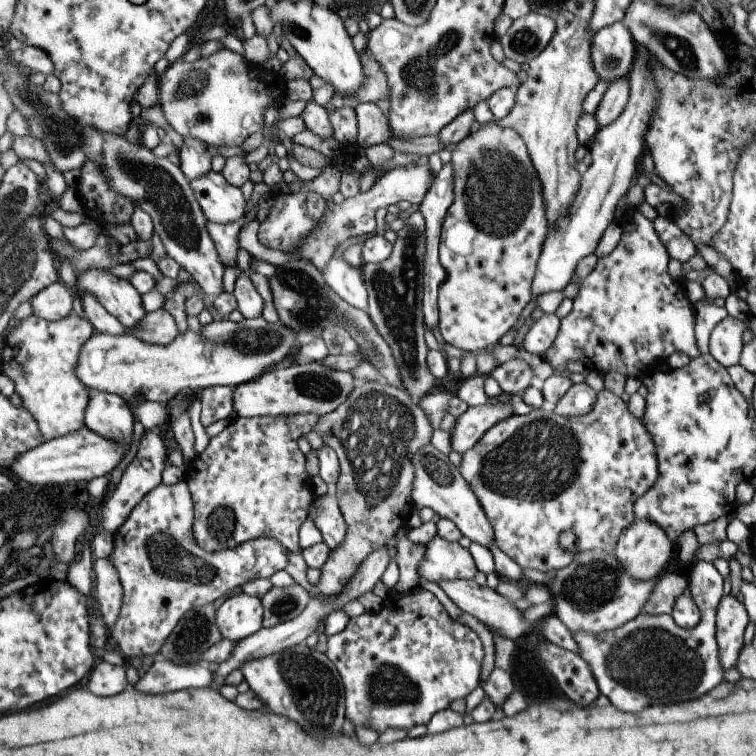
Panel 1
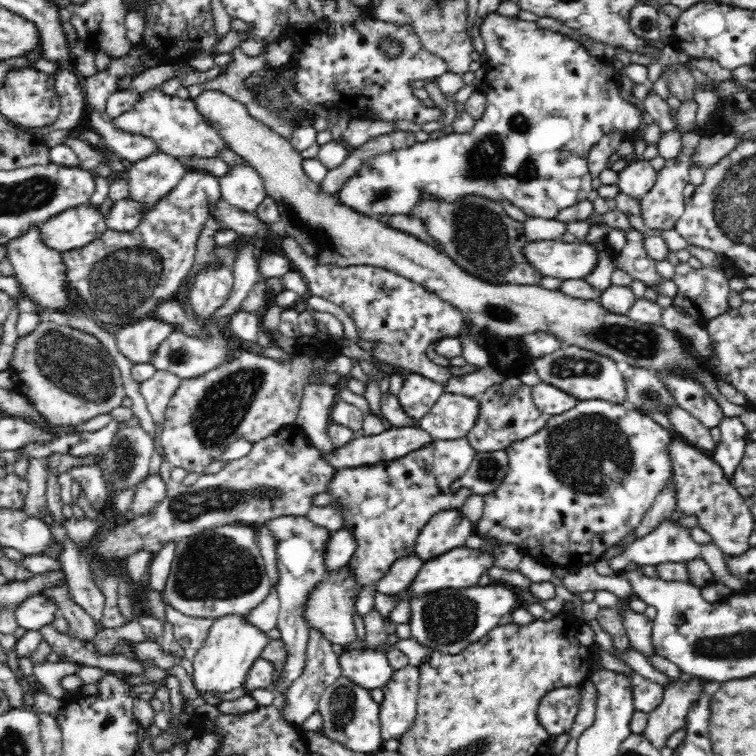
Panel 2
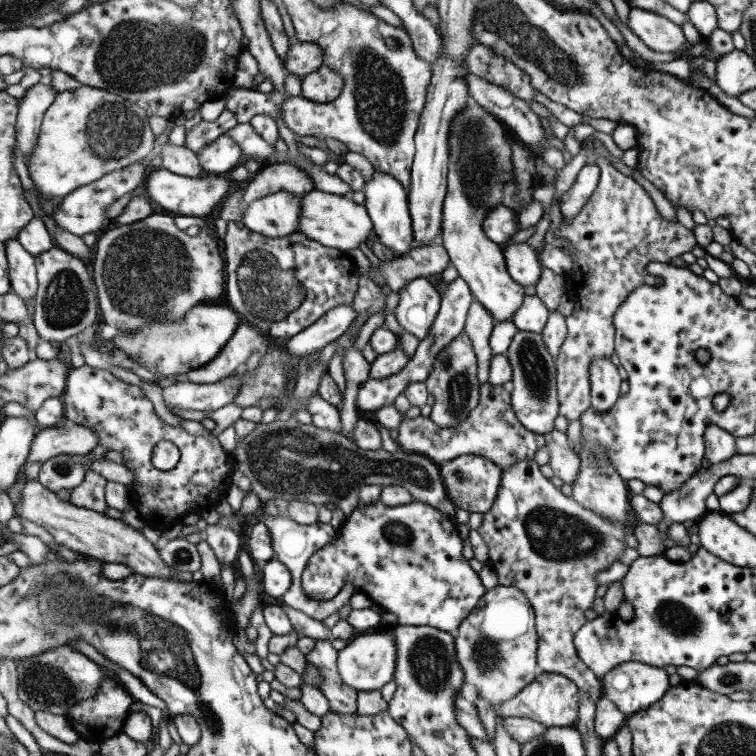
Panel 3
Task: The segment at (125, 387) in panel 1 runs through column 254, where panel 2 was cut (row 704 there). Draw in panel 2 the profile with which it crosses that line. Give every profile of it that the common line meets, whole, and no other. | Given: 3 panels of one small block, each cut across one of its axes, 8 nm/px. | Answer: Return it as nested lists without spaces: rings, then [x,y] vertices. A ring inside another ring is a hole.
[[[340,675],[320,696],[318,712],[322,715],[320,731],[326,739],[330,739],[342,747],[362,754],[375,754],[383,750],[384,740],[381,735],[379,721],[380,705],[370,697],[370,691],[359,687]]]

